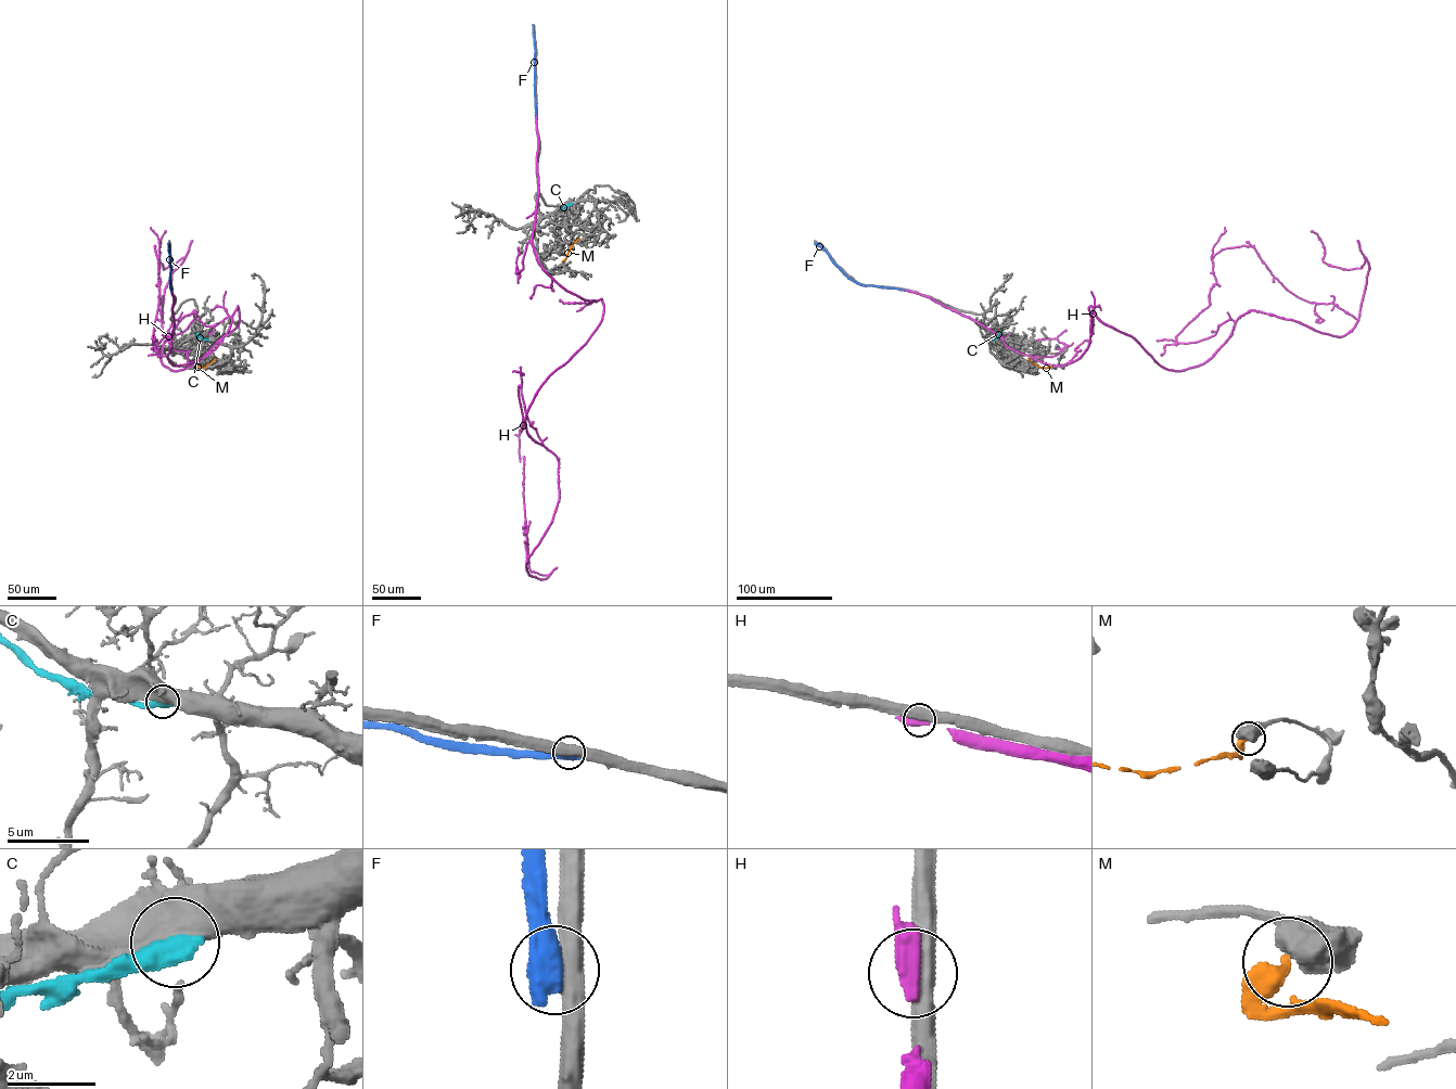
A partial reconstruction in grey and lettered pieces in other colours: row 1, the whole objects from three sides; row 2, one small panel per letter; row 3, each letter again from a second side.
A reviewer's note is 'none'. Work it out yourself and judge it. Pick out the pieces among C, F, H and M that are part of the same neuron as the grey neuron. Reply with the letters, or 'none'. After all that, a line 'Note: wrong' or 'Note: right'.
none
Note: right

